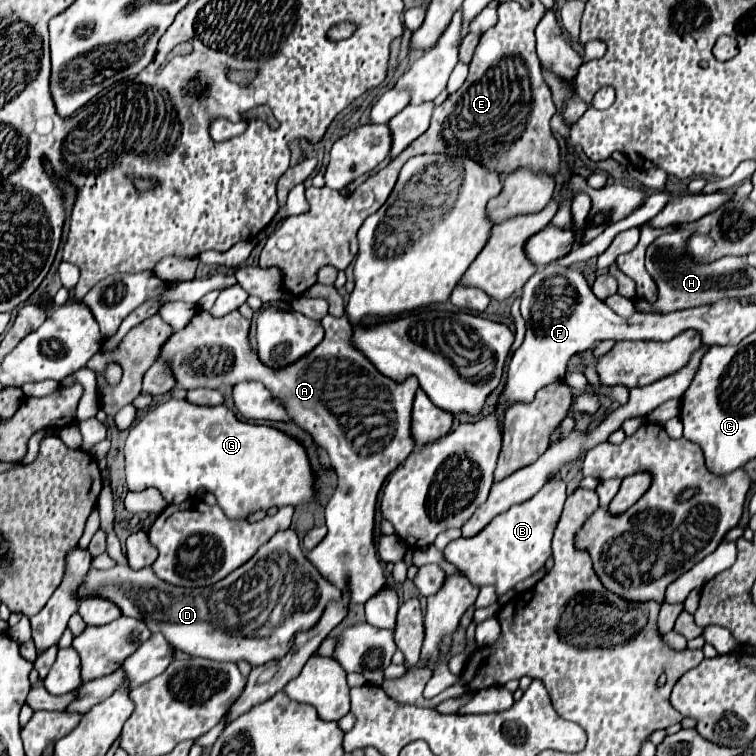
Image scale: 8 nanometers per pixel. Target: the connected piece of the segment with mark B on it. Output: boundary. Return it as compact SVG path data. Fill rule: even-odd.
M554 478L524 504L516 504L508 512L496 516L478 536L472 536L470 540L458 538L450 542L442 554L458 570L466 572L466 576L470 576L474 584L478 584L480 588L494 584L498 596L504 596L512 592L518 582L540 570L552 554L550 542L562 514L564 498L566 484L560 478Z

